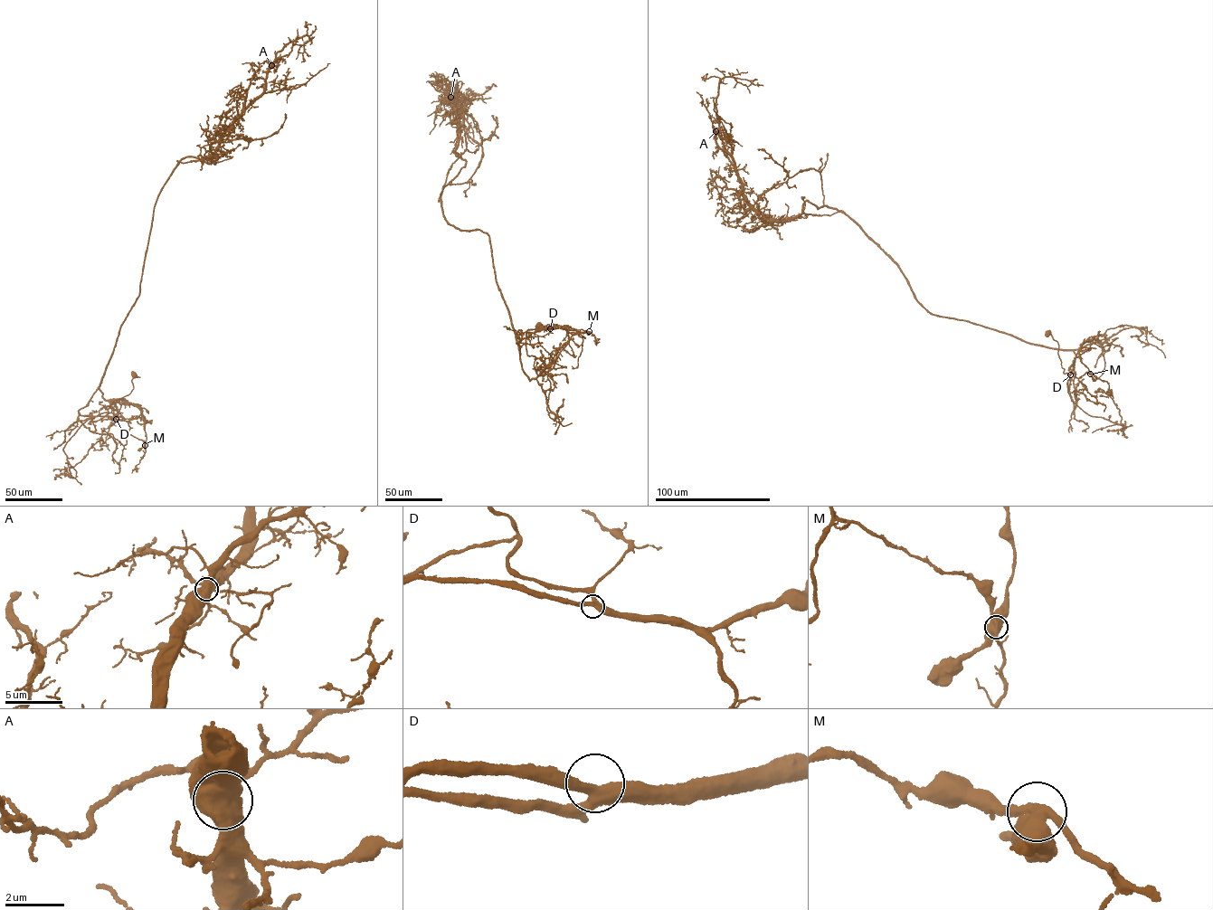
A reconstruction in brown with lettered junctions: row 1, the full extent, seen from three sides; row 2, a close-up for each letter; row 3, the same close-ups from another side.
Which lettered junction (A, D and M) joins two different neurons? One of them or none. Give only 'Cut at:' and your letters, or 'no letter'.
Cut at: M

